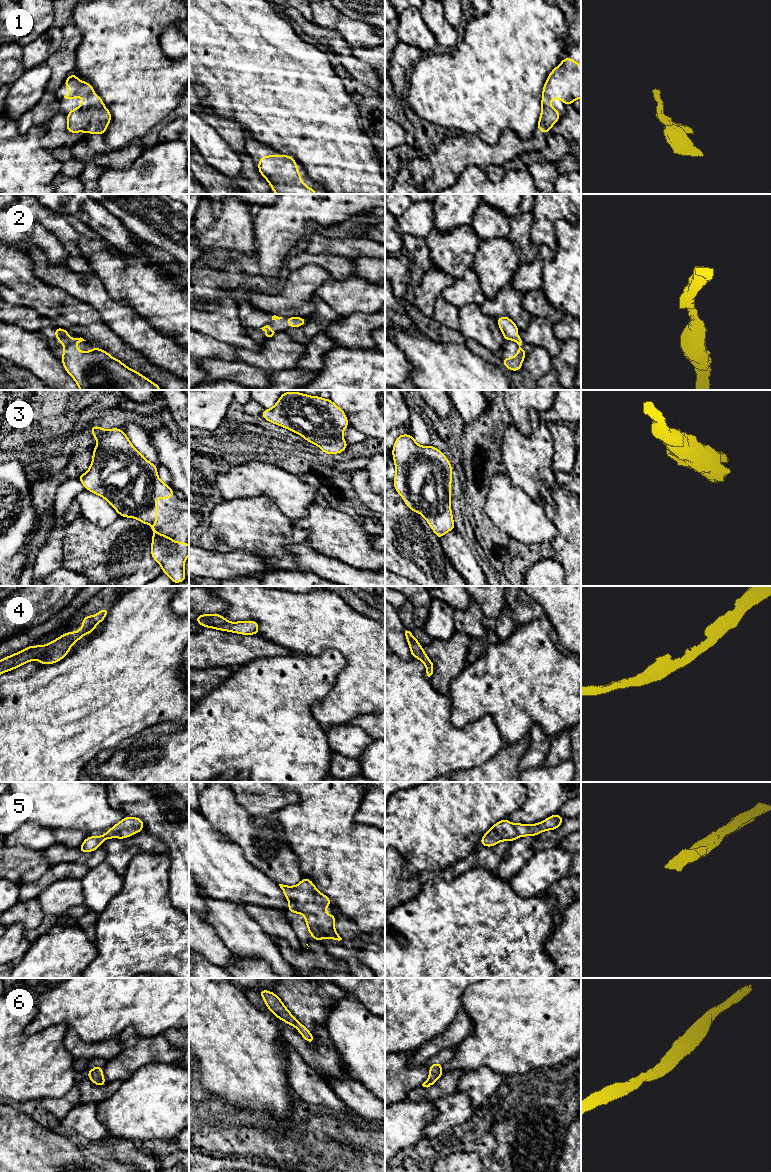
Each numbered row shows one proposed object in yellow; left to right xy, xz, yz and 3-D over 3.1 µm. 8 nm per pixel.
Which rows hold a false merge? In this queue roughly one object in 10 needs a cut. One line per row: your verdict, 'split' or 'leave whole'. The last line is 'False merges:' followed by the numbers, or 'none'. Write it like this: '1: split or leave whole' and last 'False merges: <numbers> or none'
1: leave whole
2: leave whole
3: leave whole
4: leave whole
5: leave whole
6: leave whole
False merges: none

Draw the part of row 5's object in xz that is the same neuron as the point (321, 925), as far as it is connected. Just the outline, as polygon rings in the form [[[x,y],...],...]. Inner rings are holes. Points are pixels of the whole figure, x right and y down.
[[[303,877],[295,886],[279,886],[289,901],[288,912],[305,916],[307,929],[315,941],[320,942],[323,938],[342,940],[334,928],[335,915],[324,912],[332,904],[331,899],[322,894],[309,878]]]

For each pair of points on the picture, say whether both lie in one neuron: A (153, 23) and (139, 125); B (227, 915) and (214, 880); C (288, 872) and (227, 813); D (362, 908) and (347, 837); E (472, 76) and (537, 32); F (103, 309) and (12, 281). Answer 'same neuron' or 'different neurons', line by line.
A: same neuron
B: different neurons
C: same neuron
D: same neuron
E: same neuron
F: different neurons

